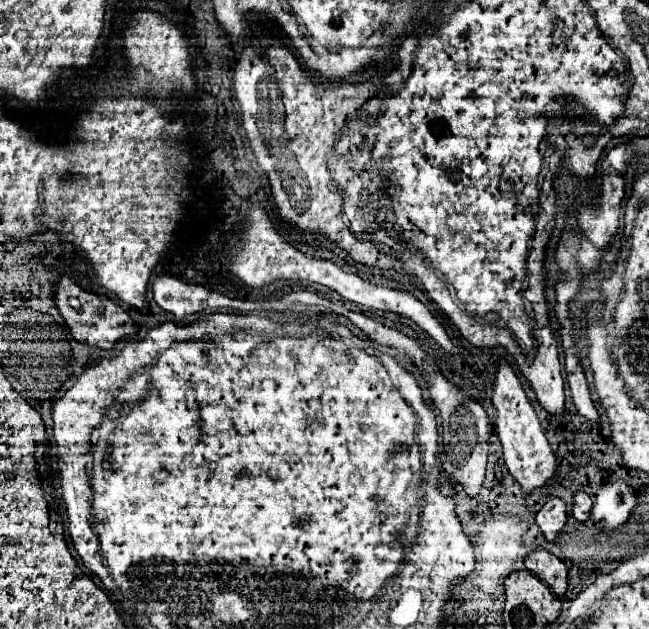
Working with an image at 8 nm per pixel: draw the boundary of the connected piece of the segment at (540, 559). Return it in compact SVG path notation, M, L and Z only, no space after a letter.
M535 550L525 560L525 568L533 572L539 580L543 580L555 596L563 596L567 592L567 566L547 550Z

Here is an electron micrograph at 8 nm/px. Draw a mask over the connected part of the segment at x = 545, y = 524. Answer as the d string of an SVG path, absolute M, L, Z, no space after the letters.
M559 498L547 500L547 504L537 512L537 524L547 542L555 542L567 524L567 508Z

